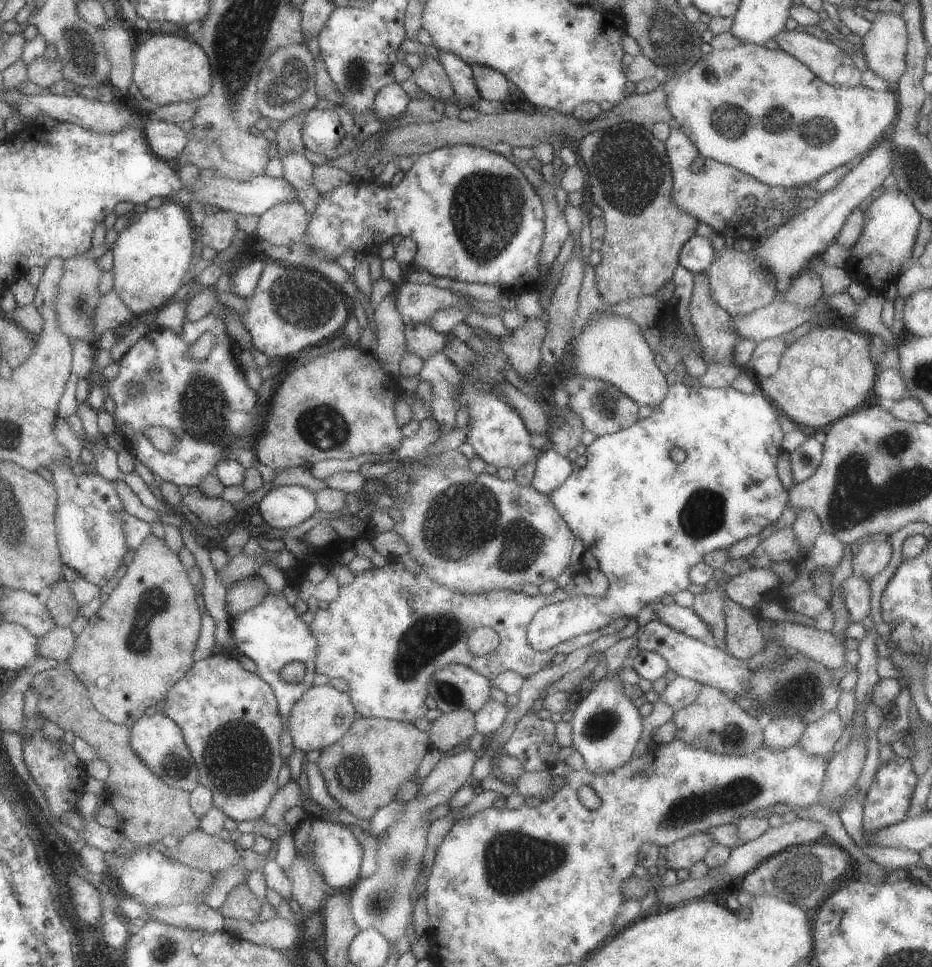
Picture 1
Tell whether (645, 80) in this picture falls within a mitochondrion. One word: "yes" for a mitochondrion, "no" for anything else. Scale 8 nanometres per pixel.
no

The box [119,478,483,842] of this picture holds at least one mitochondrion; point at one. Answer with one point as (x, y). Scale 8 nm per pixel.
(237, 755)

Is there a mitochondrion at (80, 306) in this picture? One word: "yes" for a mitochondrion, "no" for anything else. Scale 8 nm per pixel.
yes

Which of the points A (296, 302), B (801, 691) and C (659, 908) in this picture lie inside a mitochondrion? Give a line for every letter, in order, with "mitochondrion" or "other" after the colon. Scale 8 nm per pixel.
A: mitochondrion
B: mitochondrion
C: other

